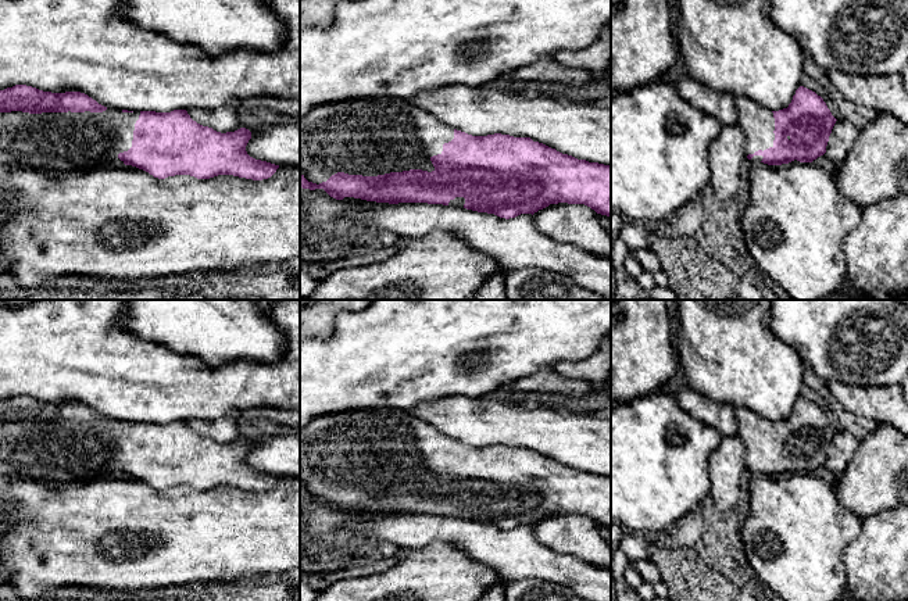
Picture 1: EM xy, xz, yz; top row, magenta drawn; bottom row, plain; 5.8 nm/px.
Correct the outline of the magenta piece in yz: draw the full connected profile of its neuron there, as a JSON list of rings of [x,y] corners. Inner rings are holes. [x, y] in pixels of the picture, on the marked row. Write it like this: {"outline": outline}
{"outline": [[[800,86],[787,108],[771,111],[746,96],[734,100],[737,125],[746,135],[744,150],[753,164],[812,162],[826,153],[836,124],[826,103]]]}

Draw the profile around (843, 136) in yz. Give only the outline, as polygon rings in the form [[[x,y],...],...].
[[[841,118],[837,119],[829,136],[825,155],[833,162],[841,164],[857,142],[859,132],[851,122]]]

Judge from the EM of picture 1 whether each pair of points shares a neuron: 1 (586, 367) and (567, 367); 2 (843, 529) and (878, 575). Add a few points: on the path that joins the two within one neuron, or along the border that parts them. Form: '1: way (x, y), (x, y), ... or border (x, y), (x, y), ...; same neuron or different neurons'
1: way (582, 367), (571, 367); same neuron
2: border (862, 519), (860, 535), (843, 553), (846, 572); different neurons

